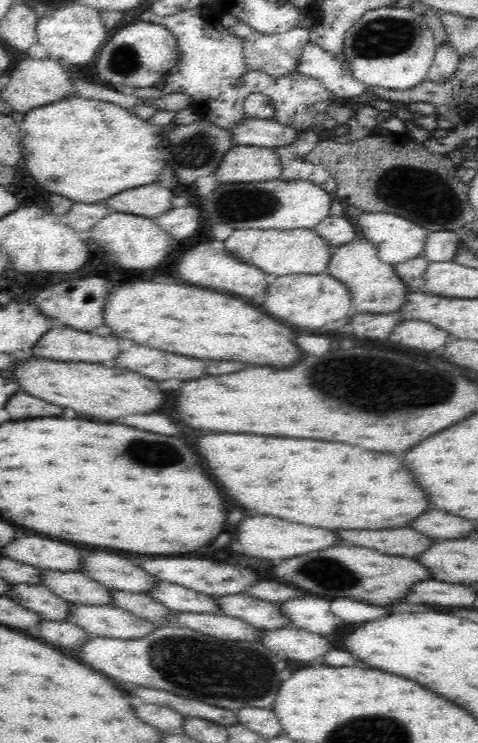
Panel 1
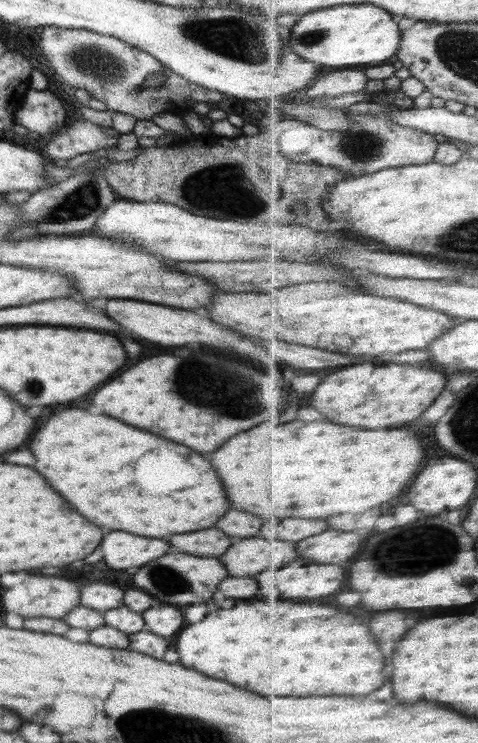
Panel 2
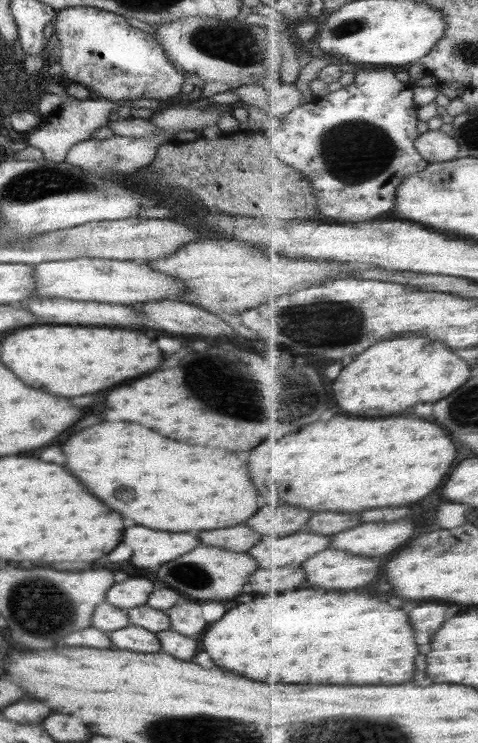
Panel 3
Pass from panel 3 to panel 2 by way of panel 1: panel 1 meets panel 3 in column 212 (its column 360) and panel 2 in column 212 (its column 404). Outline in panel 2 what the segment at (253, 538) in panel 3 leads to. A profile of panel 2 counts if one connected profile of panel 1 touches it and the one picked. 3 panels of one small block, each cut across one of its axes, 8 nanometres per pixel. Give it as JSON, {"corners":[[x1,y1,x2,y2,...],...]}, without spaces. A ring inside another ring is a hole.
{"corners":[[207,528,207,530,197,530,191,534,173,534,169,538,169,544,177,552,187,552,191,556,207,556,207,558,217,558,227,550,231,540,217,528]]}

